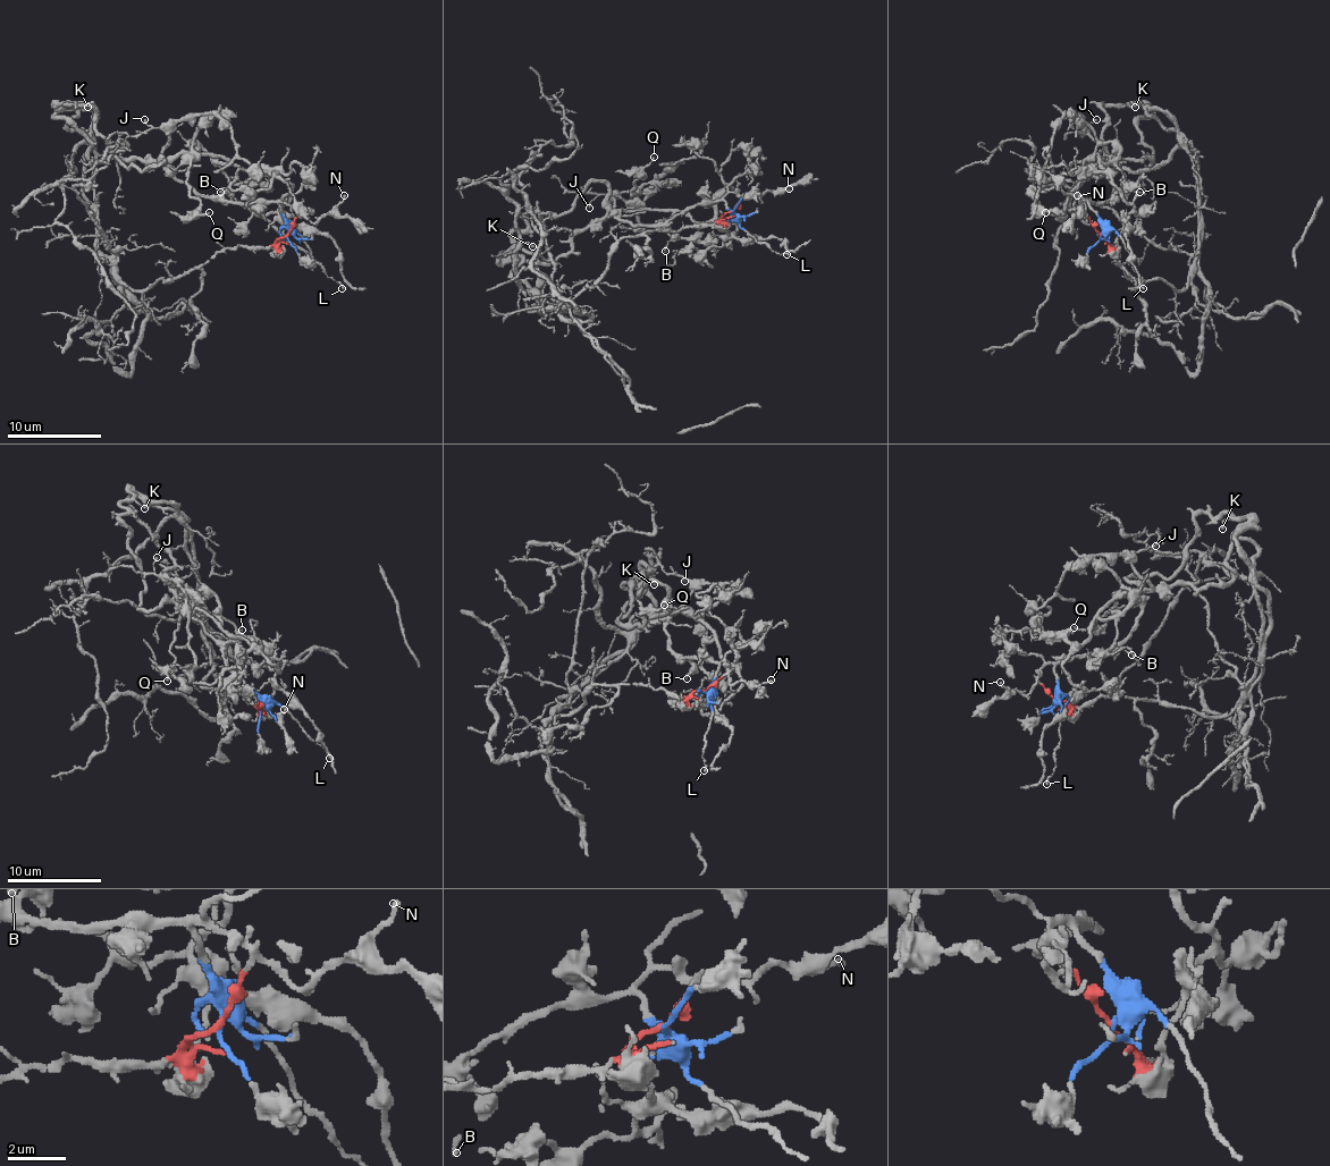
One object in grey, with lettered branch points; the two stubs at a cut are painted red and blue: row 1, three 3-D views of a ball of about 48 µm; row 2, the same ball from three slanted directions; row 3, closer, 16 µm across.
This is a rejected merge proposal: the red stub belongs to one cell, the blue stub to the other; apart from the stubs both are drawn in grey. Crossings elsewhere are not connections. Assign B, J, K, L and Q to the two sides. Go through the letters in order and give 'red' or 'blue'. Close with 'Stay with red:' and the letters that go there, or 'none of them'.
B: blue
J: blue
K: blue
L: blue
Q: red
Stay with red: Q

